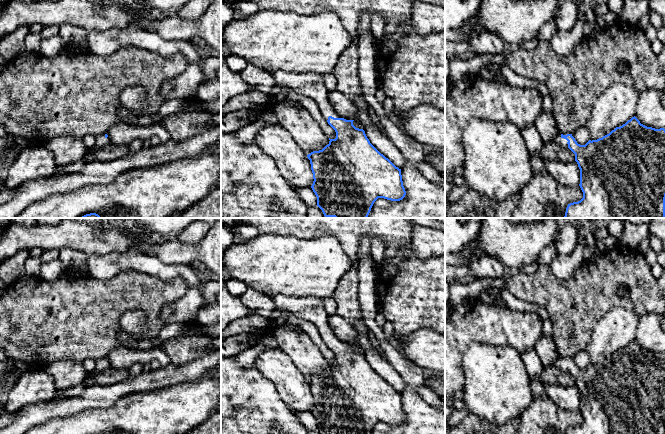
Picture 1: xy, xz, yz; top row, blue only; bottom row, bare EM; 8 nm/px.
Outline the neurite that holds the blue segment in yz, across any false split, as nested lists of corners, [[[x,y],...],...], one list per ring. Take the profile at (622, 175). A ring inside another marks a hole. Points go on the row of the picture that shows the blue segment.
[[[634,116],[630,120],[628,120],[625,124],[623,124],[620,127],[616,127],[614,130],[612,130],[609,134],[603,136],[602,138],[599,138],[597,140],[589,140],[585,145],[580,145],[577,143],[575,138],[572,136],[572,134],[559,134],[555,136],[552,139],[552,142],[555,142],[559,144],[560,146],[563,146],[565,143],[568,144],[568,148],[575,154],[575,161],[578,164],[578,167],[580,169],[580,188],[583,192],[583,198],[578,202],[573,202],[568,204],[565,212],[564,218],[665,218],[665,129],[655,129],[652,127],[647,127],[640,123],[640,121]]]

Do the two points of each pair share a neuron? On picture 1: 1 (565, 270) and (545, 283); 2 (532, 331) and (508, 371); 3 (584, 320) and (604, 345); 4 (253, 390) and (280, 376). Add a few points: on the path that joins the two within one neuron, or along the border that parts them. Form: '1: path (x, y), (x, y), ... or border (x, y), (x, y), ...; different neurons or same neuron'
1: border (548, 266), (559, 278), (570, 278), (578, 269); different neurons
2: border (496, 345), (509, 346), (520, 355); different neurons
3: border (607, 312), (594, 324), (590, 342), (585, 349); different neurons
4: border (255, 367), (274, 385), (283, 401); different neurons

